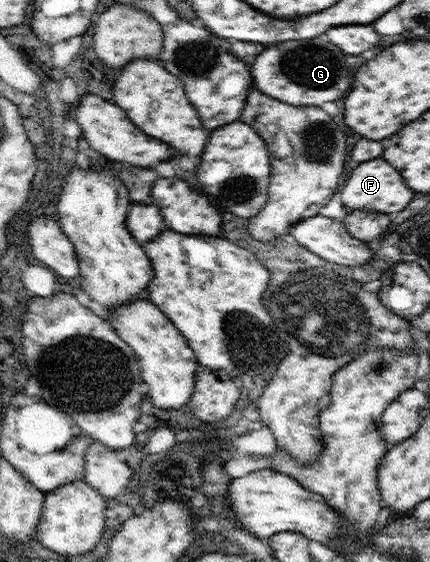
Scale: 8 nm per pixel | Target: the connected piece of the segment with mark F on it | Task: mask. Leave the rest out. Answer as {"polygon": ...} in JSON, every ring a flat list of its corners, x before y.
{"polygon":[[383,157,364,161,357,168,347,172,337,195,341,195,341,203,346,211,368,209,371,212,380,211,389,215,402,212,411,202,411,197,414,197,413,191,405,185,403,177,399,177,399,173,391,165,387,165]]}

